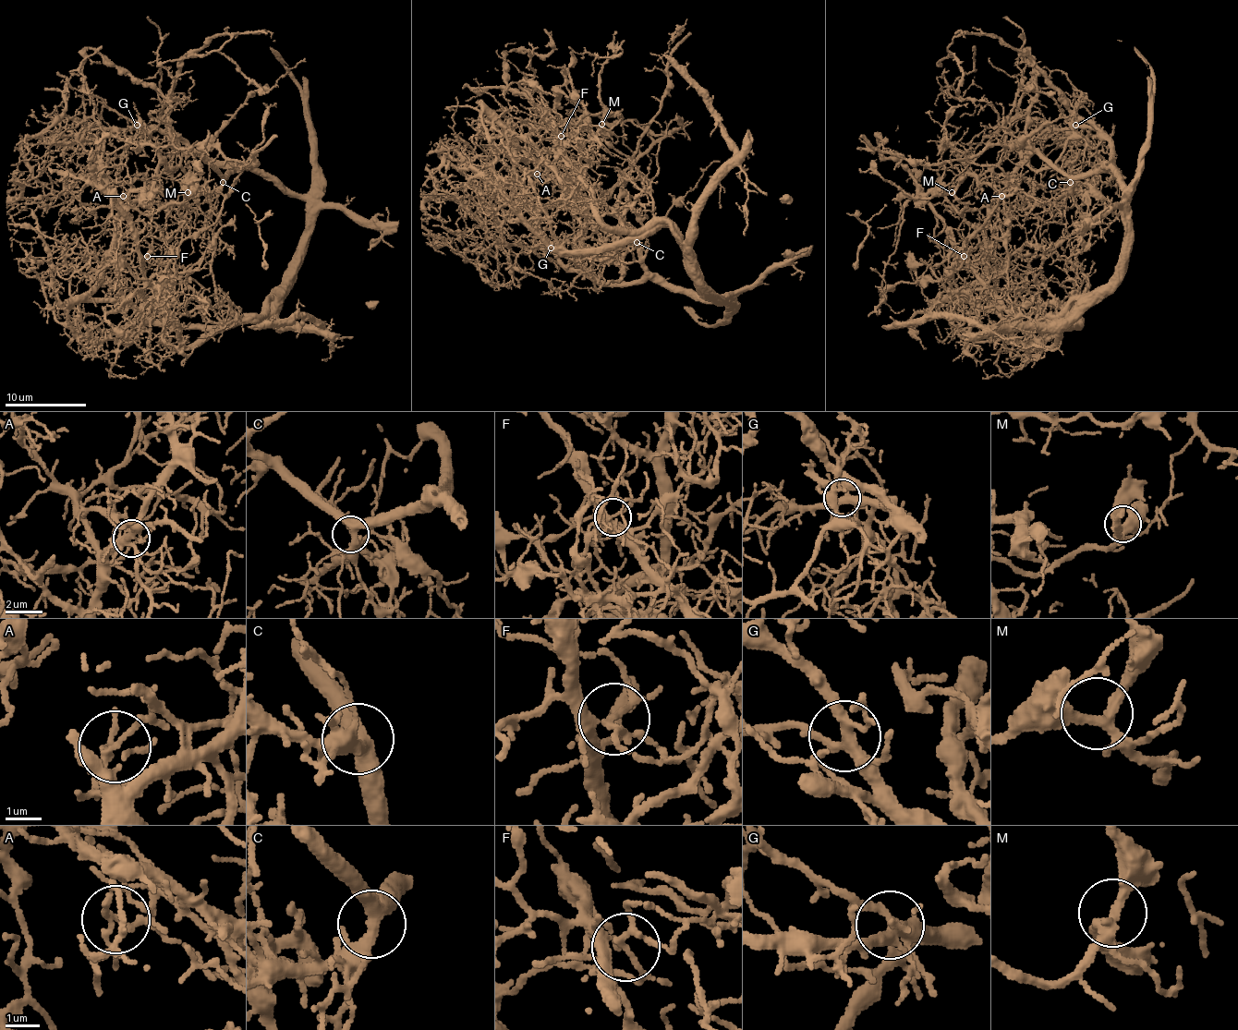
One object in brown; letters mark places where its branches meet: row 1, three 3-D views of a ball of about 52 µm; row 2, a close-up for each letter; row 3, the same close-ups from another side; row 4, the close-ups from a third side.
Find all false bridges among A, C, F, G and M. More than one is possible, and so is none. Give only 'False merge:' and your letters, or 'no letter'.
False merge: A

